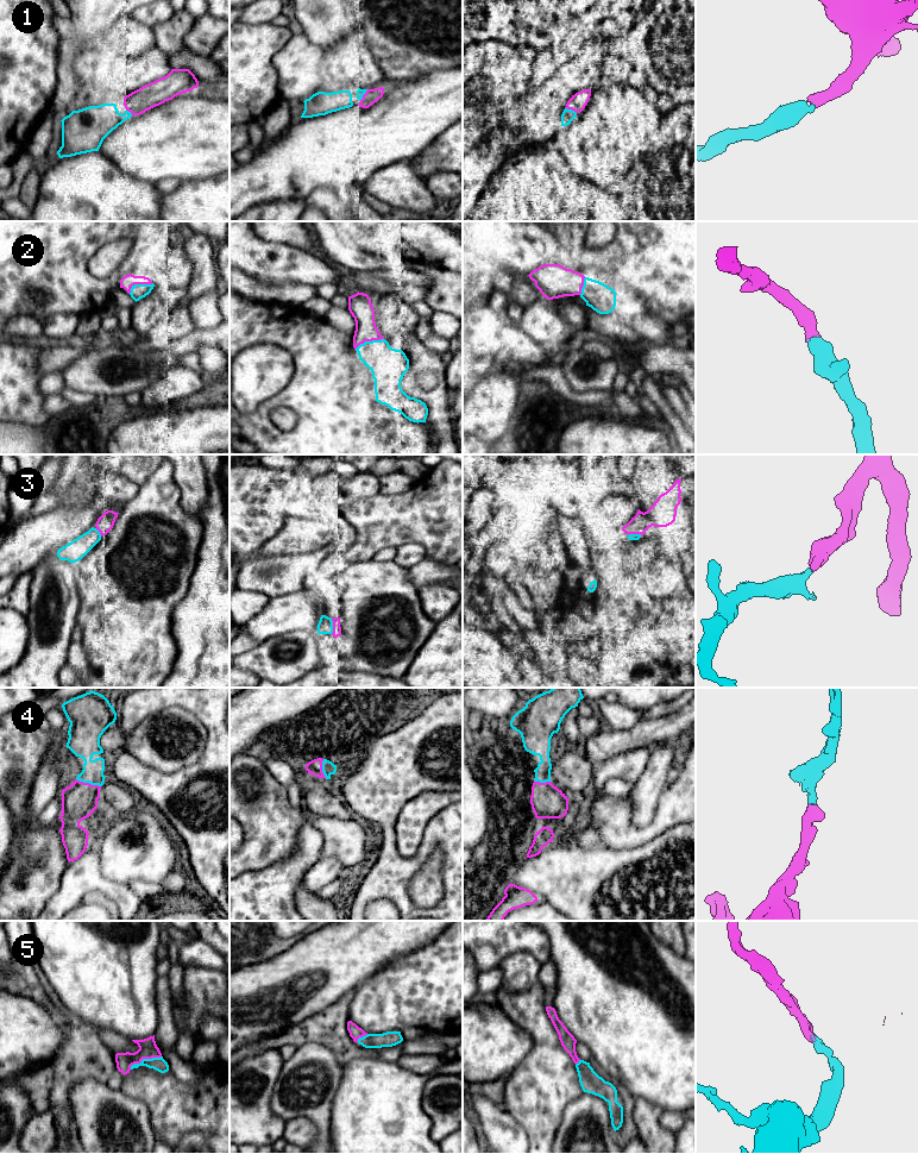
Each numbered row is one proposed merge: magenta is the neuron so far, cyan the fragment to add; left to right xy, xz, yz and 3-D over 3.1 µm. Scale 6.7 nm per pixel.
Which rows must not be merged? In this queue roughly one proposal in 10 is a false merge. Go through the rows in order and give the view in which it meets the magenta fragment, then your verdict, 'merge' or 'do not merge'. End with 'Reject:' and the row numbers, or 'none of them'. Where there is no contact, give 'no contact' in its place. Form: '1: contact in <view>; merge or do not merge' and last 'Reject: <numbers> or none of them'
1: contact in yz; merge
2: contact in xz; merge
3: contact in xz; merge
4: contact in xy; merge
5: contact in xy; merge
Reject: none of them

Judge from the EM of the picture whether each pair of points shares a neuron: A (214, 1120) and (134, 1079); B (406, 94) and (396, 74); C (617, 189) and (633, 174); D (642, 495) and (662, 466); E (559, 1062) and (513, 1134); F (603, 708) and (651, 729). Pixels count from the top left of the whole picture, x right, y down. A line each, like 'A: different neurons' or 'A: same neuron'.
A: same neuron
B: different neurons
C: same neuron
D: same neuron
E: different neurons
F: different neurons

